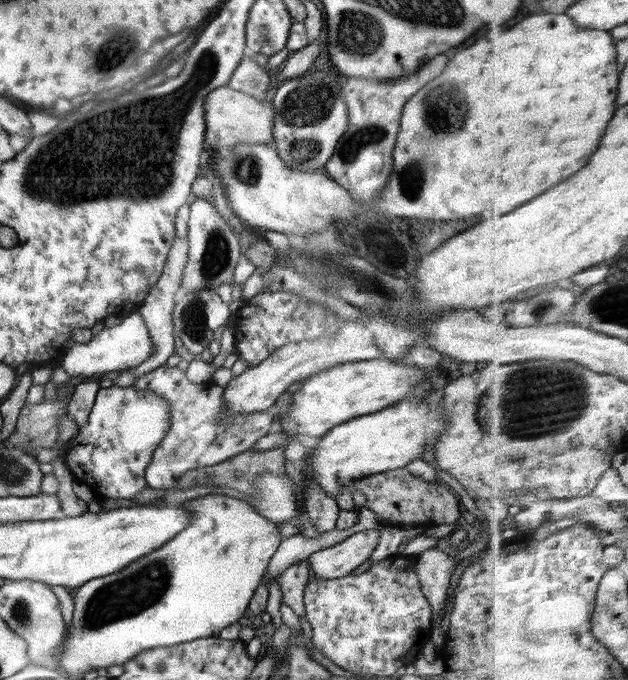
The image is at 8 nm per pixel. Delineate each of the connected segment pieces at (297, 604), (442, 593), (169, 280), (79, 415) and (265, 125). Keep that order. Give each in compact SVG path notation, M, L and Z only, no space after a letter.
M308 559L302 560L286 568L278 580L282 591L282 602L290 606L299 617L306 616L304 587L309 580L309 568L311 565Z
M436 546L415 556L417 563L415 570L420 588L432 608L431 624L434 624L434 618L442 612L446 604L452 574L457 568L456 558L438 550Z
M175 238L164 264L162 275L159 277L156 285L148 292L141 307L137 309L145 328L150 332L152 353L147 360L144 360L142 364L135 368L134 382L136 382L140 376L144 376L144 374L148 374L148 372L152 372L152 370L156 370L156 368L165 365L168 358L176 354L178 339L173 334L172 314L174 306L180 297L180 280L184 272L184 267L186 267L186 261L188 261L188 238L180 238L180 240Z
M86 379L75 382L74 392L68 403L68 416L81 428L88 419L88 413L92 410L96 393L103 383L98 379Z
M221 86L208 92L204 100L204 112L207 128L205 140L210 143L214 154L240 143L268 144L276 151L273 138L274 112L269 100L259 101L228 86Z

